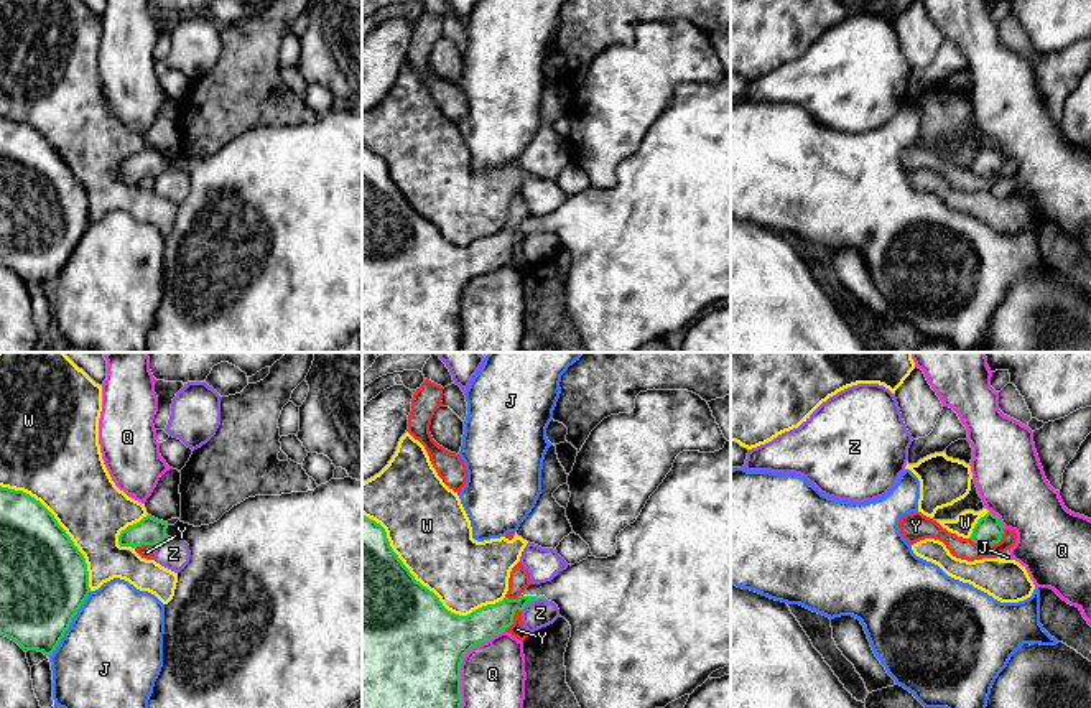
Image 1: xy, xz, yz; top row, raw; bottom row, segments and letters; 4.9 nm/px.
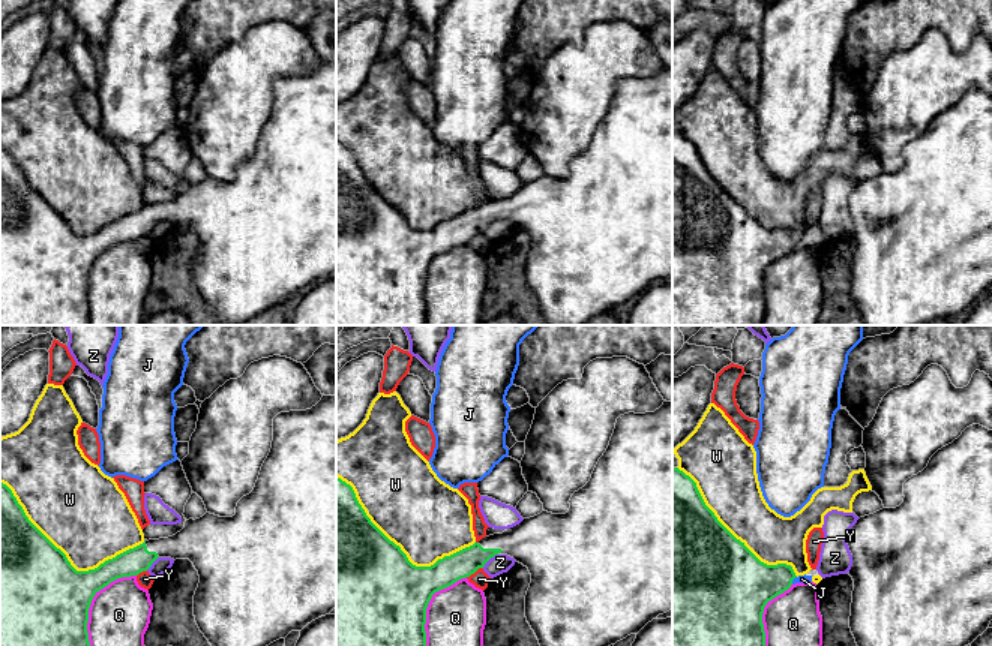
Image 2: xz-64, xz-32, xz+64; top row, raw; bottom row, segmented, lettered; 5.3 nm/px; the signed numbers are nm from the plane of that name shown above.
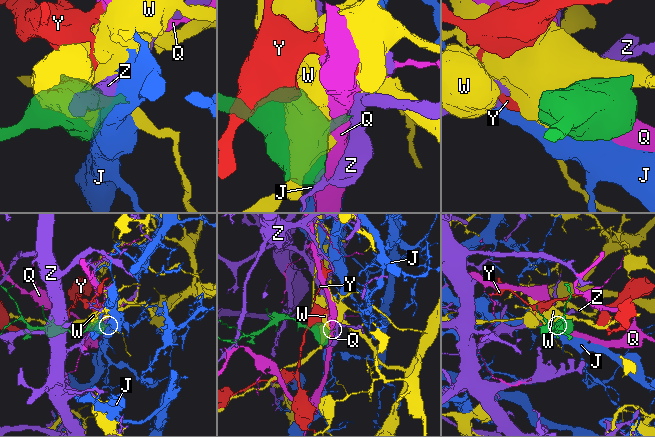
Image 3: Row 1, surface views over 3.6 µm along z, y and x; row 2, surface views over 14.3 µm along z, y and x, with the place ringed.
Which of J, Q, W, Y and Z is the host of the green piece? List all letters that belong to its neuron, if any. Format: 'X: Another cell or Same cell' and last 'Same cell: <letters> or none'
J: Another cell
Q: Another cell
W: Another cell
Y: Another cell
Z: Another cell
Same cell: none

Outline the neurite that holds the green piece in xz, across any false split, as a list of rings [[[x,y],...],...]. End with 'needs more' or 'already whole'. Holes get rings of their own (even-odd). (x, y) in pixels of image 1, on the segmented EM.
[[[731,441],[714,453],[683,451],[676,456],[671,471],[650,496],[637,520],[617,535],[617,550],[612,557],[568,565],[551,581],[530,585],[517,599],[504,598],[495,604],[482,606],[467,616],[448,611],[439,598],[423,586],[390,547],[385,529],[362,514],[362,708],[461,708],[461,664],[476,645],[490,640],[513,624],[515,611],[536,599],[548,599],[559,609],[559,616],[571,626],[571,637],[564,652],[566,683],[581,708],[665,708],[668,703],[691,695],[713,672],[731,665]]]; needs more

